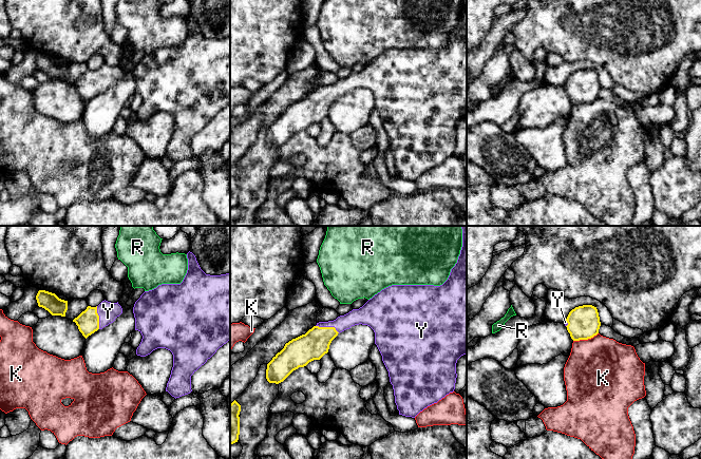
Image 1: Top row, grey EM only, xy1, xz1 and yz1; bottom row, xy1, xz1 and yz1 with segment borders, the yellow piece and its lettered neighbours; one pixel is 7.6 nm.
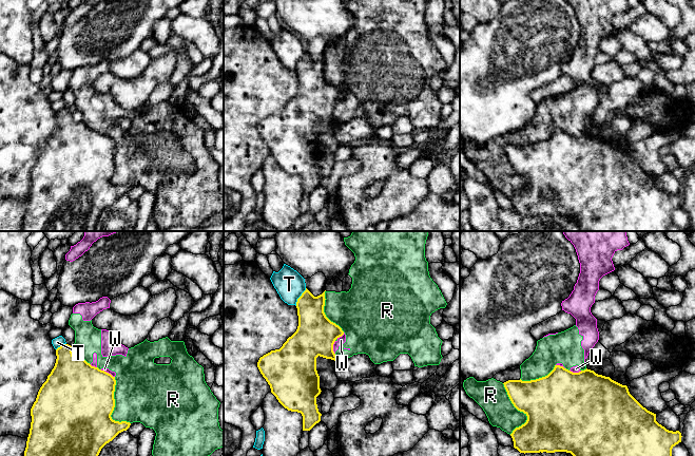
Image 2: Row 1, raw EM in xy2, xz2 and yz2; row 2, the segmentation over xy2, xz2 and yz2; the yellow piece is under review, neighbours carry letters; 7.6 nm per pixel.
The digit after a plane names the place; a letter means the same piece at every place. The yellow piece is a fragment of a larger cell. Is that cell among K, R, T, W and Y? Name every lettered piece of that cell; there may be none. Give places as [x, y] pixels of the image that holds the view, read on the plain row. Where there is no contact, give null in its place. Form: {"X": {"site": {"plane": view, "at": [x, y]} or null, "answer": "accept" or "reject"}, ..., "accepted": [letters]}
{"K": {"site": {"plane": "yz1", "at": [585, 102]}, "answer": "reject"}, "R": {"site": {"plane": "xy2", "at": [114, 170]}, "answer": "reject"}, "T": {"site": {"plane": "xz2", "at": [300, 60]}, "answer": "reject"}, "W": {"site": {"plane": "xz2", "at": [332, 111]}, "answer": "reject"}, "Y": {"site": {"plane": "xz1", "at": [327, 91]}, "answer": "accept"}, "accepted": ["Y"]}

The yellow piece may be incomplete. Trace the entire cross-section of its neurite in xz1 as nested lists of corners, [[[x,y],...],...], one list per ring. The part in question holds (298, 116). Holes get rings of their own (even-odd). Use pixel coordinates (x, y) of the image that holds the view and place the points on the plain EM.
[[[462,0],[457,26],[442,49],[392,49],[359,73],[353,73],[334,84],[317,87],[305,98],[286,107],[272,121],[267,128],[267,145],[279,148],[299,131],[320,123],[340,96],[359,88],[370,90],[375,96],[375,108],[389,135],[399,178],[415,181],[424,172],[453,156],[457,123],[467,118],[467,0]]]

